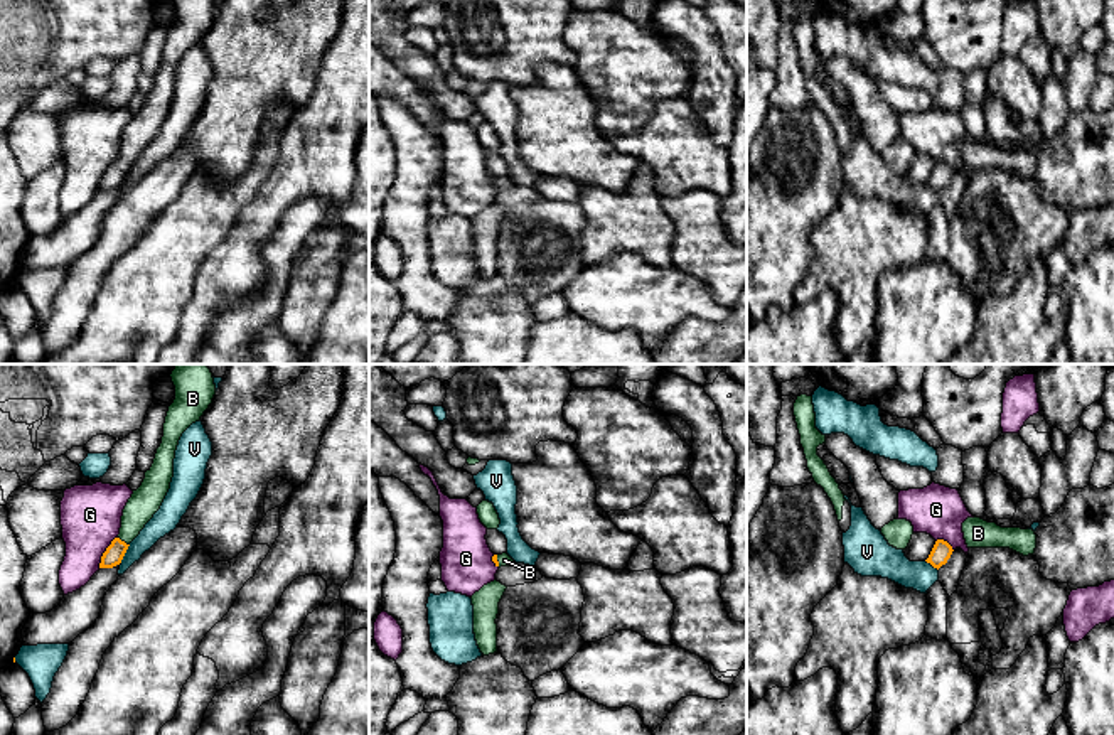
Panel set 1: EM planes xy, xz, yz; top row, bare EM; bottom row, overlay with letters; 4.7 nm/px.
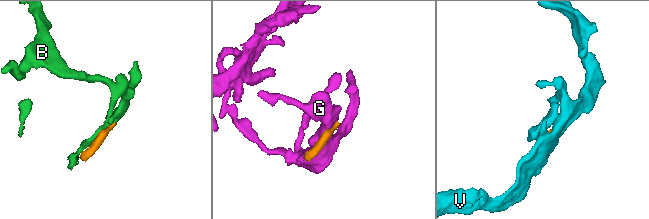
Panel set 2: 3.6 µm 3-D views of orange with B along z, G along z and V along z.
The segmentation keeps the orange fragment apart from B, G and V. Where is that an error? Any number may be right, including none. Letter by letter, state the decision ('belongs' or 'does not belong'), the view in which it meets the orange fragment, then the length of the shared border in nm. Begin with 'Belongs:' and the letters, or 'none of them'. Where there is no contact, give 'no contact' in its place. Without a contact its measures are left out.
Belongs: B
B: belongs | xy | 70 nm
G: does not belong | xy | 180 nm
V: does not belong | xy | 100 nm

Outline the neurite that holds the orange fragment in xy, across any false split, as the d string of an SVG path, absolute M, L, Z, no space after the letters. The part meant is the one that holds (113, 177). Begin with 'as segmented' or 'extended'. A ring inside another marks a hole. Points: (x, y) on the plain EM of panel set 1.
extended | M172 0L175 22L169 29L162 66L152 89L145 94L142 108L128 121L120 157L101 179L99 190L121 185L130 165L160 131L174 99L174 81L182 56L201 42L216 17L214 0Z

